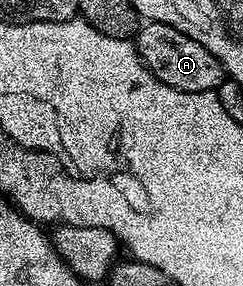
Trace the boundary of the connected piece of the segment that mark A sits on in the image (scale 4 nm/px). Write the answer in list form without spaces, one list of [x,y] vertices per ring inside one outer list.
[[[146,21],[135,35],[135,45],[139,56],[145,61],[145,67],[171,88],[202,94],[208,90],[216,91],[226,81],[225,70],[207,47],[179,32],[179,28],[171,28],[171,24]]]

